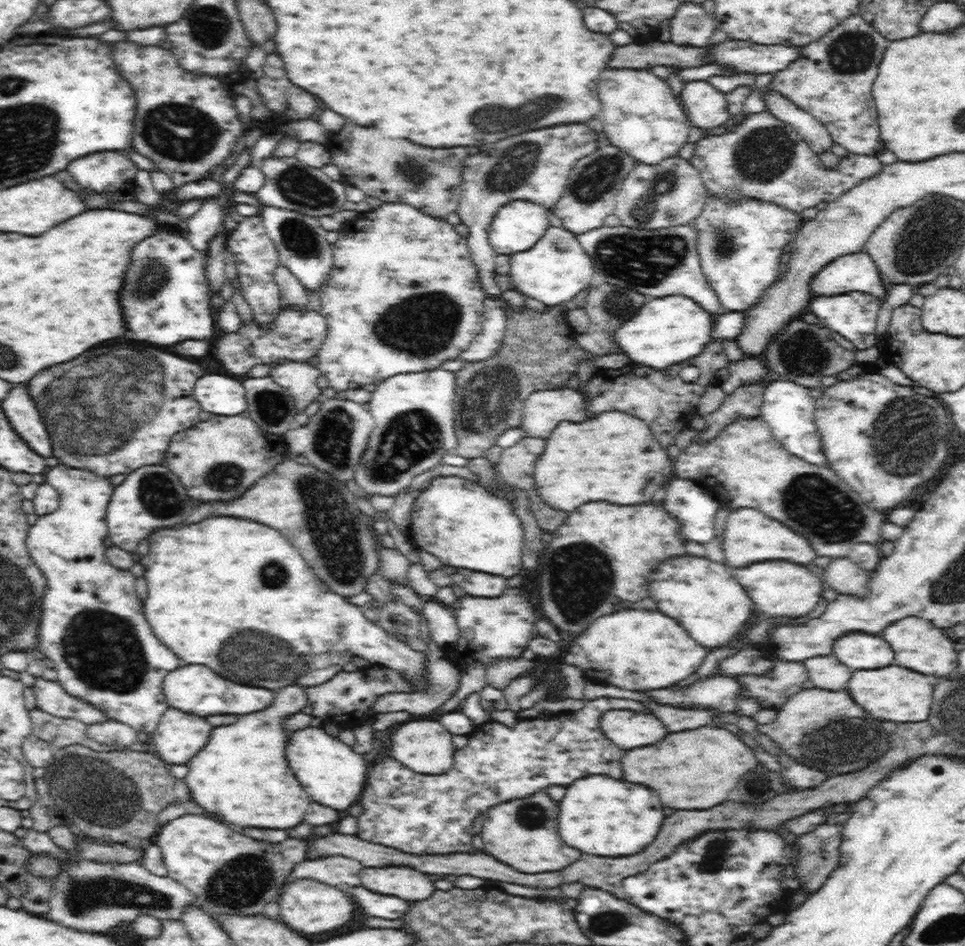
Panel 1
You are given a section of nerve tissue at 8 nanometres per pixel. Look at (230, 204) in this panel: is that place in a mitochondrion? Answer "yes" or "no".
no

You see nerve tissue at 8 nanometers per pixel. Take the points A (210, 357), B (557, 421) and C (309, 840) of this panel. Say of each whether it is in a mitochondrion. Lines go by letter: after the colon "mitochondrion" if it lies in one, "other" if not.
A: other
B: other
C: other

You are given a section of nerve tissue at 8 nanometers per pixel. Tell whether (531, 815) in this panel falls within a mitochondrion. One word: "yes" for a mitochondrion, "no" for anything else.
yes

